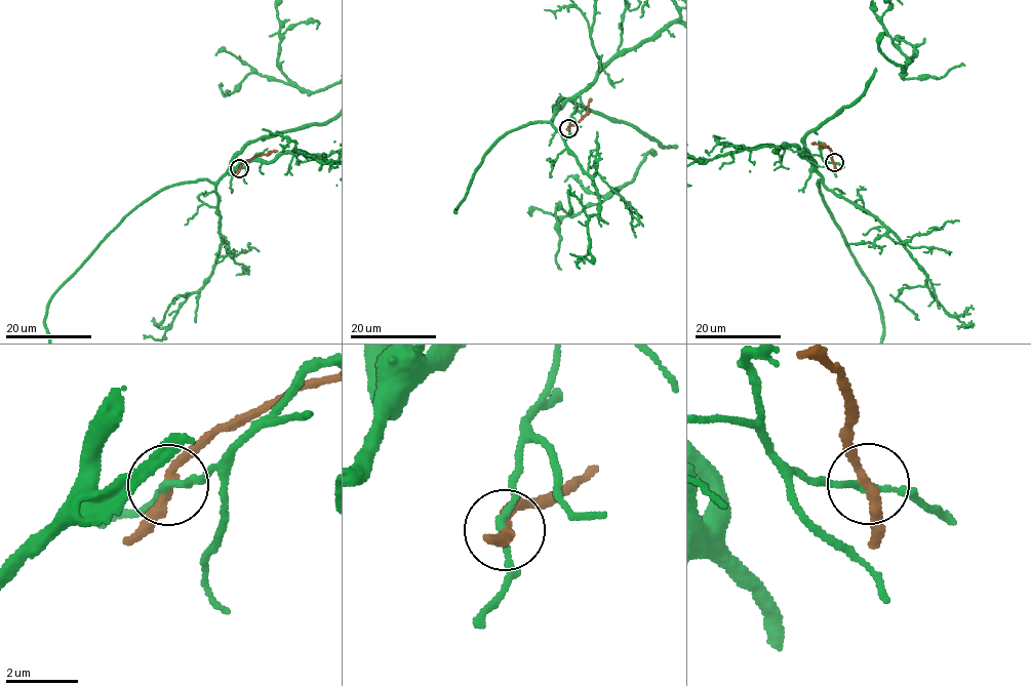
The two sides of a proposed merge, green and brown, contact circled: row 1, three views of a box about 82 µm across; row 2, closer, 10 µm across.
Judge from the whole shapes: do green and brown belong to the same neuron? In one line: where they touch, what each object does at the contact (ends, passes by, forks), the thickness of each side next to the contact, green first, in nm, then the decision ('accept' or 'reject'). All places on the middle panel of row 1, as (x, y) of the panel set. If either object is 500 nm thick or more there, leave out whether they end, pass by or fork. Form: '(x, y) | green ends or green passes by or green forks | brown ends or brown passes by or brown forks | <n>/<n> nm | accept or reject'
(568, 128) | green passes by | brown passes by | 170/280 nm | reject

